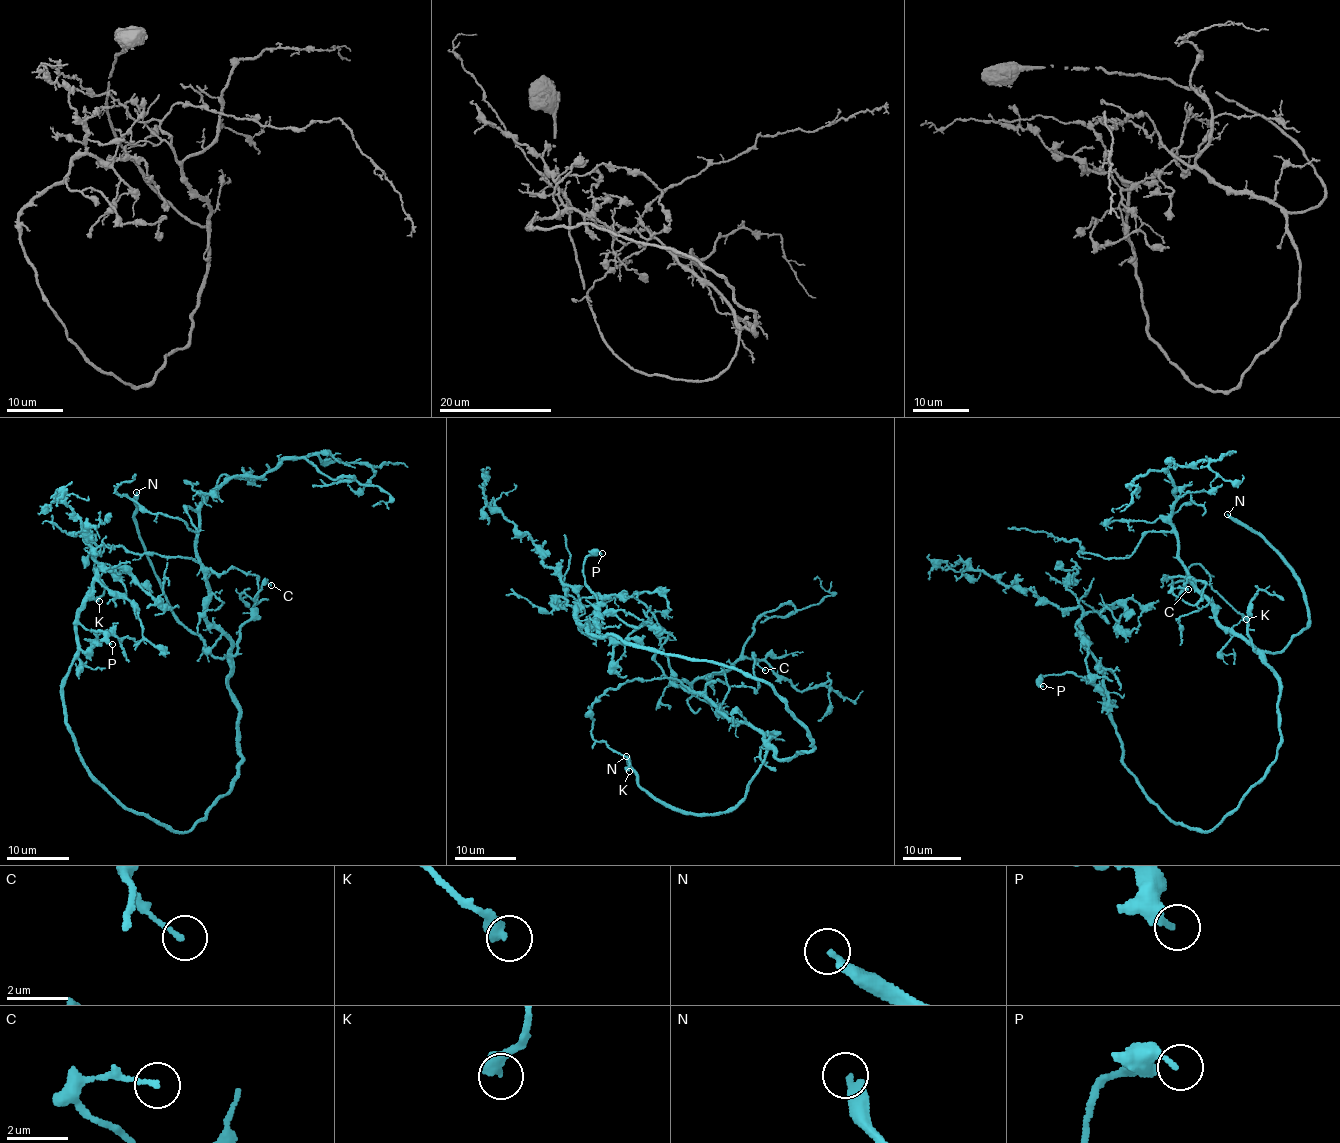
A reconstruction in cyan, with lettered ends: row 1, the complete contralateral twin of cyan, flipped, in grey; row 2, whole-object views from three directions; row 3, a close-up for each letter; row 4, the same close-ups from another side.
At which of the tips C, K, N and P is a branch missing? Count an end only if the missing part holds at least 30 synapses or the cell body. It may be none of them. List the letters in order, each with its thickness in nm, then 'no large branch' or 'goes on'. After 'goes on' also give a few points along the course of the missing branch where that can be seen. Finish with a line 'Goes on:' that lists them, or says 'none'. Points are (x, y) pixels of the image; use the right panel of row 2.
C: calibre 150 nm; no large branch
K: calibre 480 nm; no large branch
N: calibre 280 nm; goes on; course (1227, 514), (1141, 486), (1119, 485), (1074, 492), (1059, 511), (1063, 509)
P: calibre 220 nm; no large branch
Goes on: N

